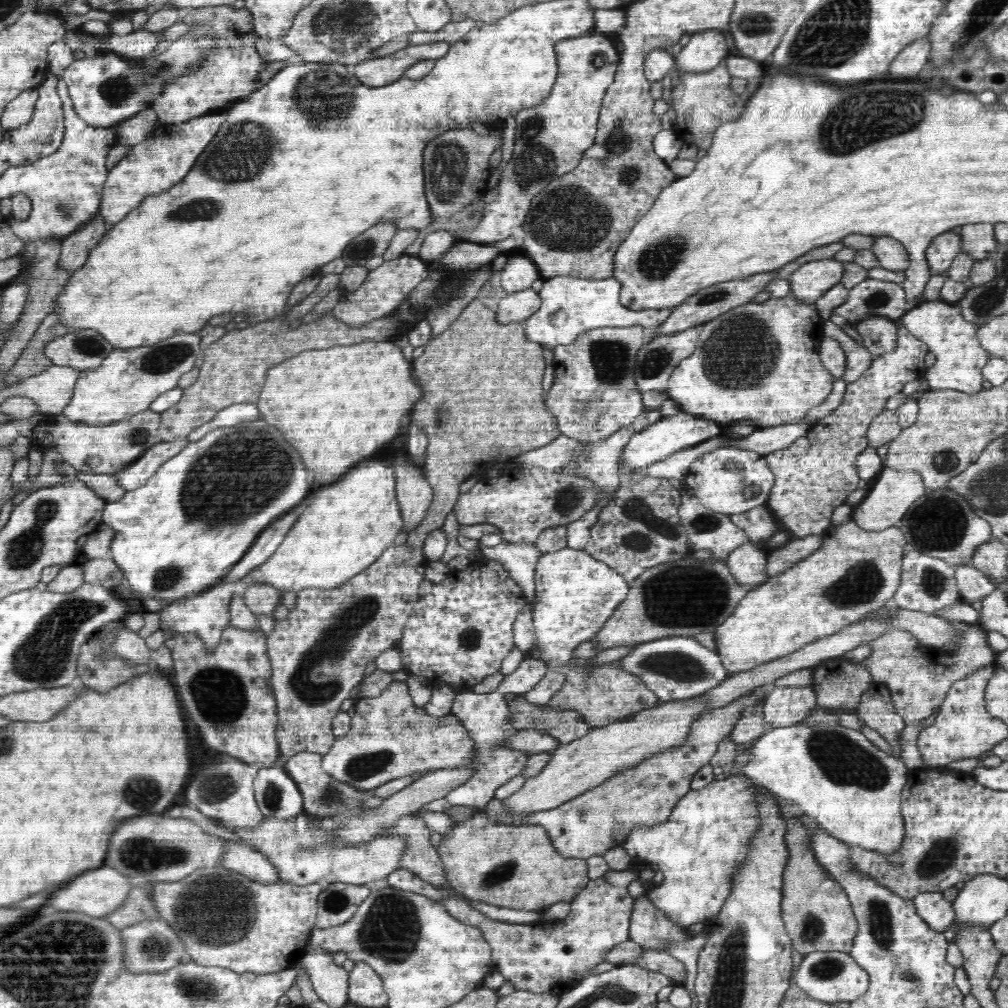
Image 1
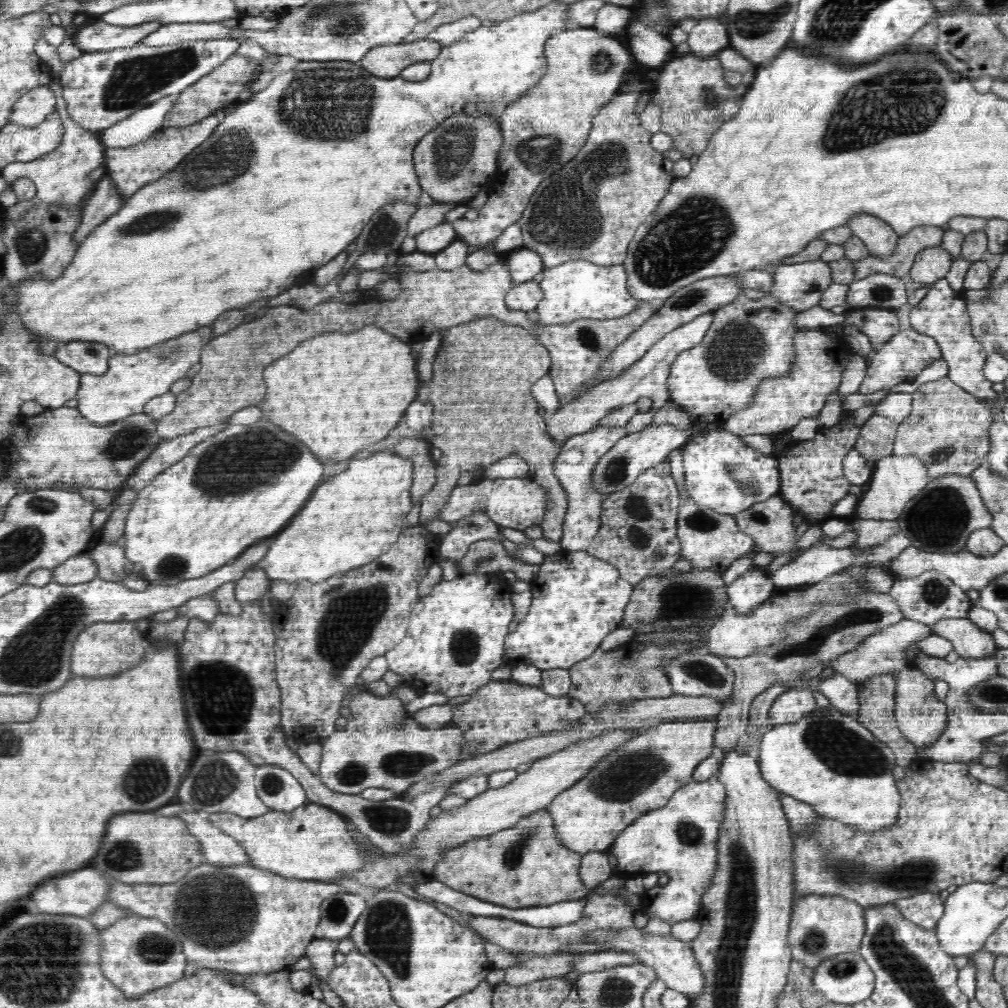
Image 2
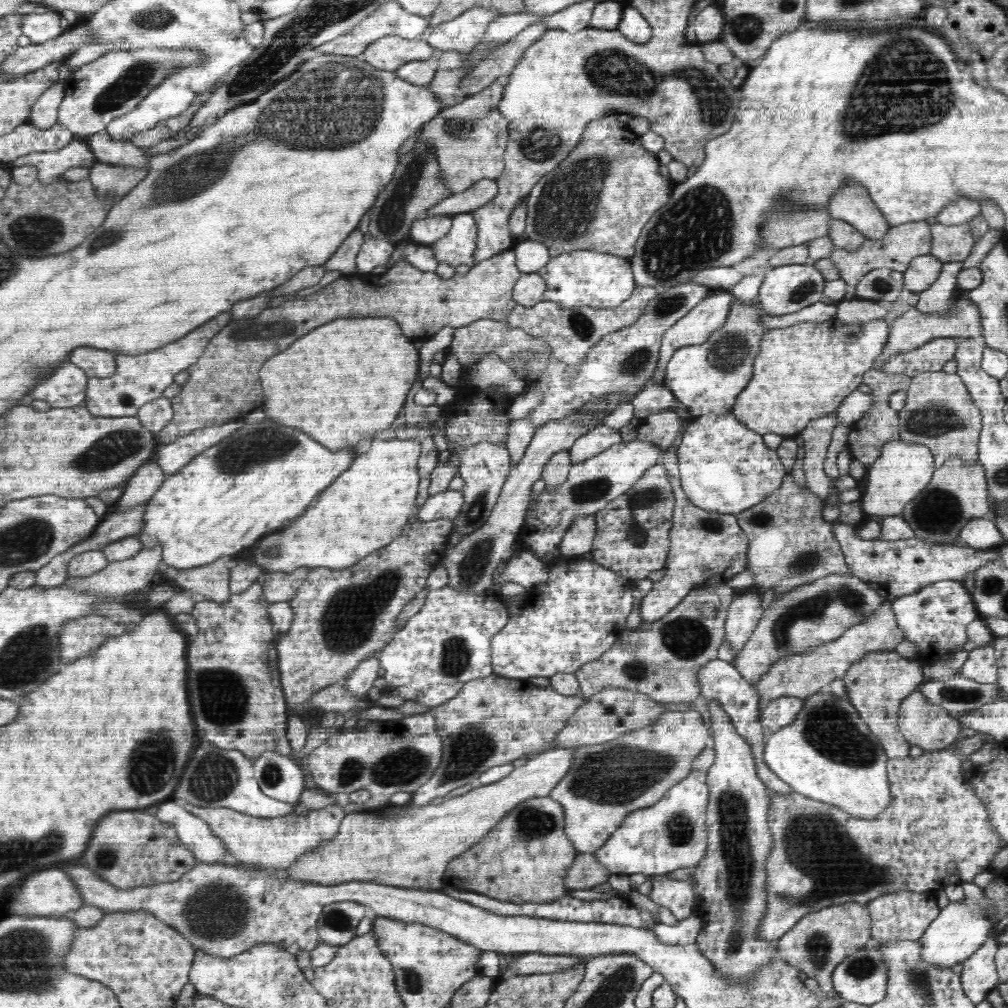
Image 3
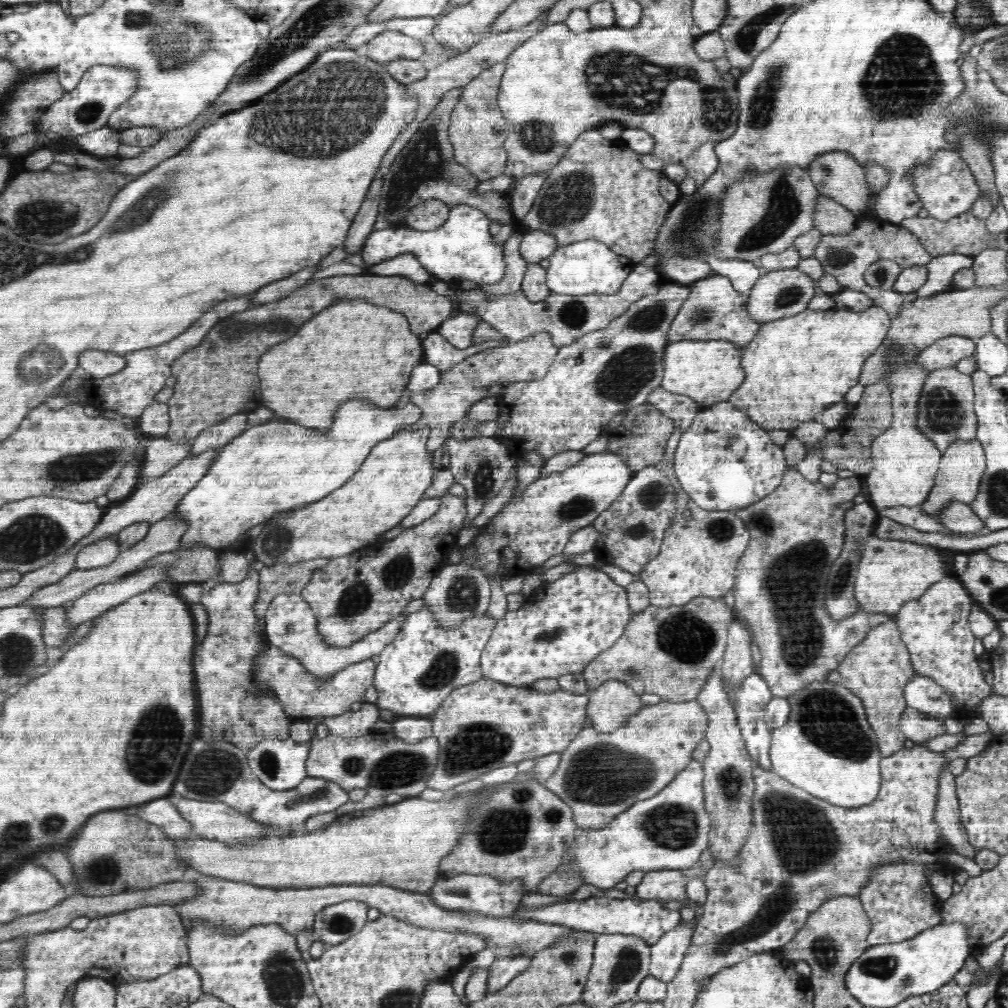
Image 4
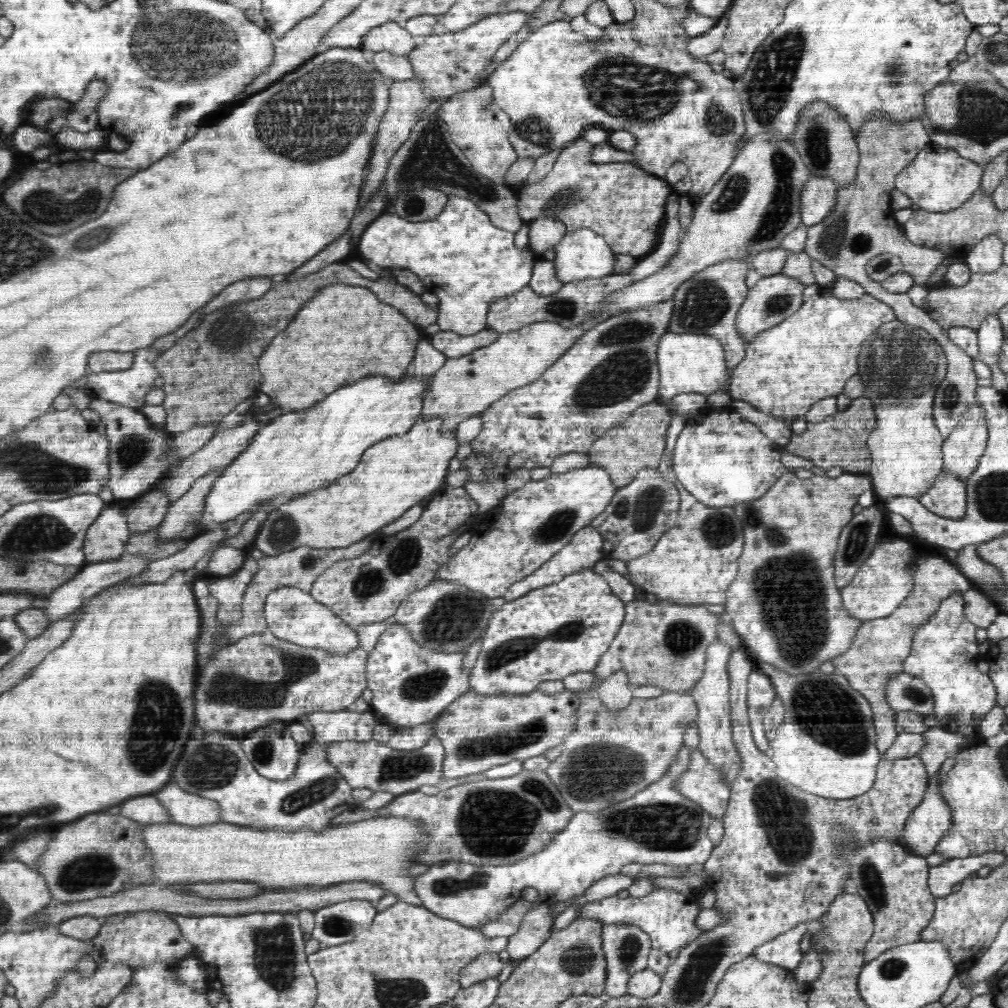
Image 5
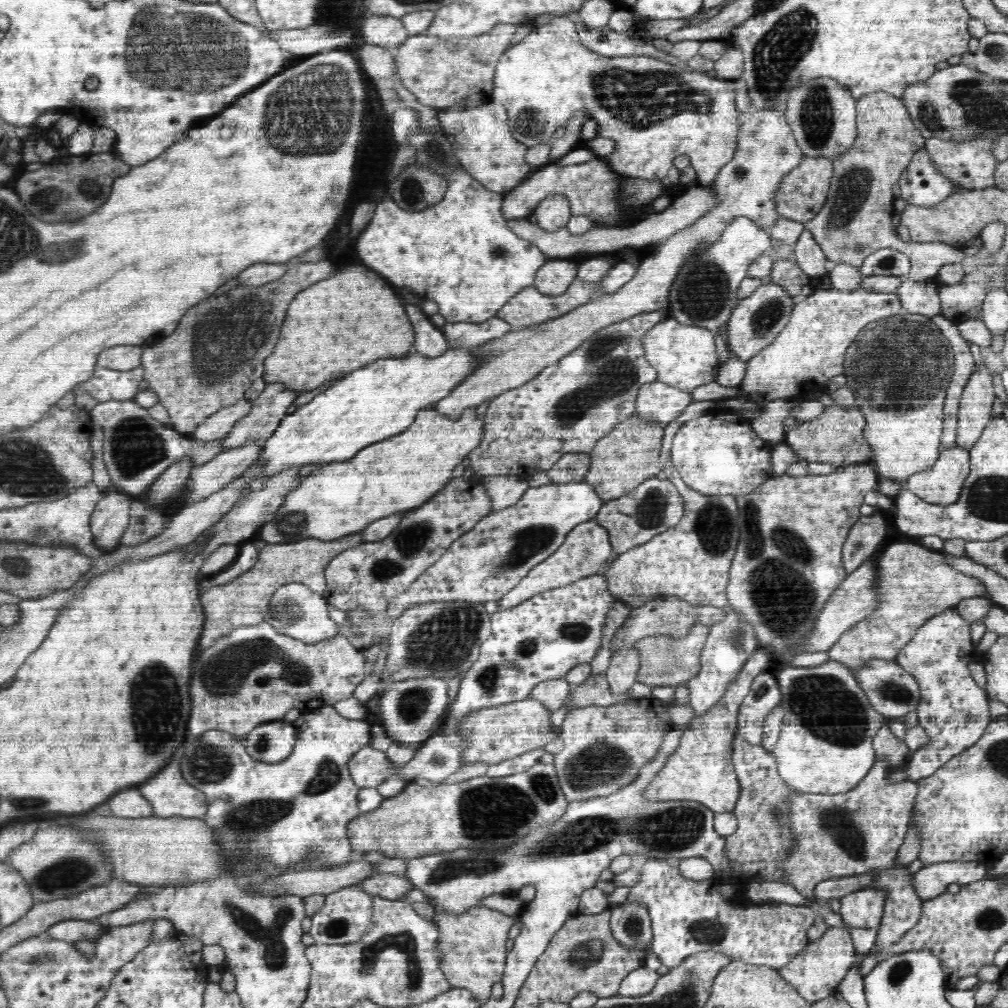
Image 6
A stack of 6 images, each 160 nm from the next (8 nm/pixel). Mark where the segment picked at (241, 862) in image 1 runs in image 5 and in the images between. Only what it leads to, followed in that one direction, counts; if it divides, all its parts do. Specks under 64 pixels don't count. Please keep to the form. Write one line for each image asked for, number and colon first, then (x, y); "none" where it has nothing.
2: (219, 849)
3: (195, 834)
4: (161, 812)
5: (147, 809)

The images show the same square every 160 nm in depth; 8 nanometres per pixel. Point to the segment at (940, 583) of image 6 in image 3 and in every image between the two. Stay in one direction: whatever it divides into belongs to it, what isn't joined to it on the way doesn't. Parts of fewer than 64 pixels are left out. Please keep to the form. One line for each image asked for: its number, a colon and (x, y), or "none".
3: (877, 684)
4: (876, 671)
5: (878, 651)

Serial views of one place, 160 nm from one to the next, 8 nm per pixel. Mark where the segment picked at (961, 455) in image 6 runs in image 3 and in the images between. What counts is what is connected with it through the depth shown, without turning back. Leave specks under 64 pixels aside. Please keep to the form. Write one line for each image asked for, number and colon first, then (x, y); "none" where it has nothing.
3: (980, 533)
4: (958, 517)
5: (947, 497)

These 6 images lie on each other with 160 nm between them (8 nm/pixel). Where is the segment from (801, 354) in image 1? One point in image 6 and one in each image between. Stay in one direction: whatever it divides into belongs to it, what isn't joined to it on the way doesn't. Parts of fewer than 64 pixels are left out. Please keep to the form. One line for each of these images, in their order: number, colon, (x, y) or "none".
2: (752, 340)
3: (706, 378)
4: (708, 372)
5: (688, 362)
6: (683, 355)

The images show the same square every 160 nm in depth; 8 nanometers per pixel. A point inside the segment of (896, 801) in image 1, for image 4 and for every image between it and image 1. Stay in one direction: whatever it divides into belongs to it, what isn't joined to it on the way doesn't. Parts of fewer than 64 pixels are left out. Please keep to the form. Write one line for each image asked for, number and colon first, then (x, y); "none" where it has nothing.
2: (829, 760)
3: (837, 760)
4: (827, 748)

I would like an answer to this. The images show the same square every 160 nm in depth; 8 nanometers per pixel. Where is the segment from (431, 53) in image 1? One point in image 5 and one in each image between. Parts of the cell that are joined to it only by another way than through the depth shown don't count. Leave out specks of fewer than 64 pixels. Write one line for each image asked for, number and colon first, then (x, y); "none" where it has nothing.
2: (388, 61)
3: (388, 53)
4: (391, 45)
5: (392, 37)

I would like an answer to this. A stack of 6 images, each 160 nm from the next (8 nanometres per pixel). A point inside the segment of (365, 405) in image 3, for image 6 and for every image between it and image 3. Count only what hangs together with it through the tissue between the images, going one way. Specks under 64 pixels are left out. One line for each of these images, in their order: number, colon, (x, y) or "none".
4: (357, 350)
5: (299, 368)
6: (340, 324)

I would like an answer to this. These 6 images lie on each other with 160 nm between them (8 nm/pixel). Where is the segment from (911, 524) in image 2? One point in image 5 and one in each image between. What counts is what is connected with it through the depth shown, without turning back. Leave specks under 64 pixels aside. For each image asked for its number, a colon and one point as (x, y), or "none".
3: (957, 492)
4: (961, 468)
5: (962, 450)

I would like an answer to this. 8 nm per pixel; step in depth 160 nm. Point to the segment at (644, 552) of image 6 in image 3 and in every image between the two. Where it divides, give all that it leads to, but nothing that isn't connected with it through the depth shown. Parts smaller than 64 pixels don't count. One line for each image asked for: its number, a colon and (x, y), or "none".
3: (706, 548)
4: (700, 550)
5: (695, 561)

